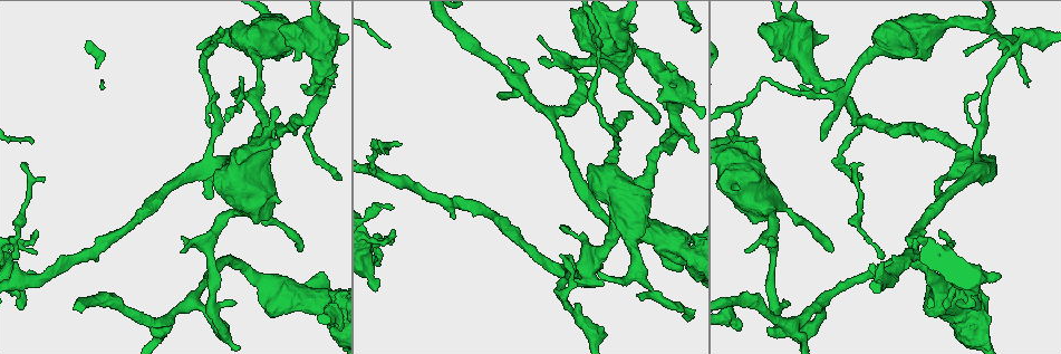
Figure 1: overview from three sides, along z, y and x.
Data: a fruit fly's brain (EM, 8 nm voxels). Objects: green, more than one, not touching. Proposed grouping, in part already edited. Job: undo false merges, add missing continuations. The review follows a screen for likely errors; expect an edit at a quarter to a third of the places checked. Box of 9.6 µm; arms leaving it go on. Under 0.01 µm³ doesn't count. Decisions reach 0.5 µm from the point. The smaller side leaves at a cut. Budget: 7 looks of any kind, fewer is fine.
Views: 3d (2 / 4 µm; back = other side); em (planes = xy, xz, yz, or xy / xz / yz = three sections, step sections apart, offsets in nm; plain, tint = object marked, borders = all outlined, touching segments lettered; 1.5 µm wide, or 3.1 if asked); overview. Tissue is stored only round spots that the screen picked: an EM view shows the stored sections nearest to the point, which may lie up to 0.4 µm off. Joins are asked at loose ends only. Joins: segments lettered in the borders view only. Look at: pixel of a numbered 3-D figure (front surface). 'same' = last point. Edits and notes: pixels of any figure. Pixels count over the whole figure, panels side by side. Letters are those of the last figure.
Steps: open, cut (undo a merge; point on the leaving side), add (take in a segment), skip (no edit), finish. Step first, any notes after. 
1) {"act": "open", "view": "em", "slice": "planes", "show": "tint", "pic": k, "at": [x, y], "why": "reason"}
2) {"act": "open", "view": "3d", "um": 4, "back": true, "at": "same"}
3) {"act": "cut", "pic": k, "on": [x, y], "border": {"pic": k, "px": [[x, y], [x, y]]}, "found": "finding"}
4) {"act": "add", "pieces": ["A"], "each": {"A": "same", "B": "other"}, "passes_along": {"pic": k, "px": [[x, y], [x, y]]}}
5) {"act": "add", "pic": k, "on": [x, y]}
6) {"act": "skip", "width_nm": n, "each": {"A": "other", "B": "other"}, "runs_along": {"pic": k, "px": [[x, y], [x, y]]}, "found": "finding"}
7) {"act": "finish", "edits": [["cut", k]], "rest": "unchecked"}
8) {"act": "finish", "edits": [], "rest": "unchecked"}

{"act": "open", "view": "3d", "um": 2, "pic": 1, "at": [1029, 87], "why": "thin end"}

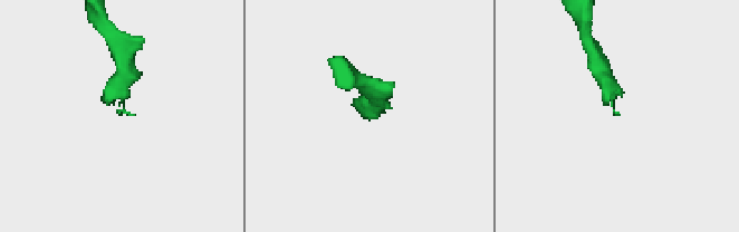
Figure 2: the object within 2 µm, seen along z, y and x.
{"act": "open", "view": "em", "slice": "planes", "show": "borders", "pic": 2, "at": [128, 112], "why": "now the EM"}

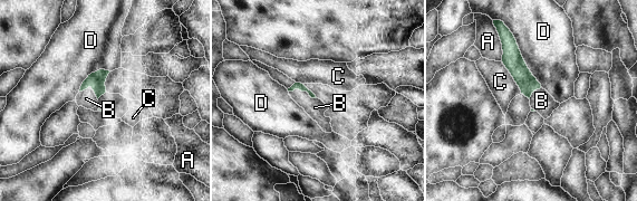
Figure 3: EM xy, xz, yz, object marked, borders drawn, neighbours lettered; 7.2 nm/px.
{"act": "add", "pieces": ["B"], "longest_contact_nm": ["D", 440], "each": {"A": "other", "B": "same", "C": "other", "D": "other"}, "passes_along": {"pic": 3, "px": [[299, 86], [302, 91], [315, 107]]}, "found": "it goes on there"}

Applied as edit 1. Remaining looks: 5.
{"act": "open", "view": "3d", "um": 2, "pic": 1, "at": [564, 298], "why": "abrupt turn"}

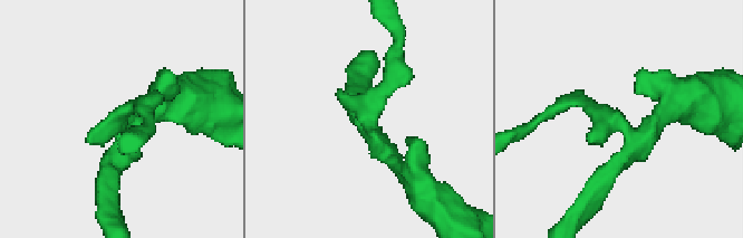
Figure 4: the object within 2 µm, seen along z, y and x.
{"act": "open", "view": "em", "slice": "planes", "show": "borders", "pic": 4, "at": [369, 129], "arms": 3, "why": "shape alone is not enough"}

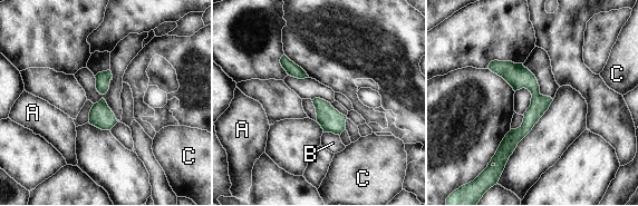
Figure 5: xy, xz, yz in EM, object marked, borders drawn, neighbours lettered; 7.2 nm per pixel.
{"act": "skip", "each": {"A": "other", "B": "other", "C": "other"}, "runs_along": {"pic": 5, "px": [[509, 64], [534, 89], [535, 111], [499, 156]]}, "found": "all the same neuron"}

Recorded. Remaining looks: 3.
{"act": "open", "view": "em", "slice": "planes", "show": "borders", "pic": 1, "at": [208, 199]}

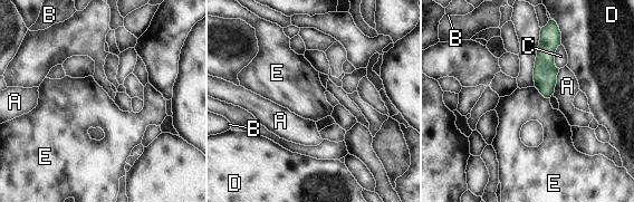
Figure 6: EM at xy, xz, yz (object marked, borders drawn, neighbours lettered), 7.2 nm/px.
{"act": "skip", "each": {"A": "other", "B": "other", "C": "other", "D": "other", "E": "other"}, "border": {"pic": 6, "px": [[535, 86], [545, 97], [549, 98]]}, "found": "no lettered segment goes on from it"}

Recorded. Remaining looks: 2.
{"act": "finish", "edits": [["add", 3]], "rest": "unchecked"}

